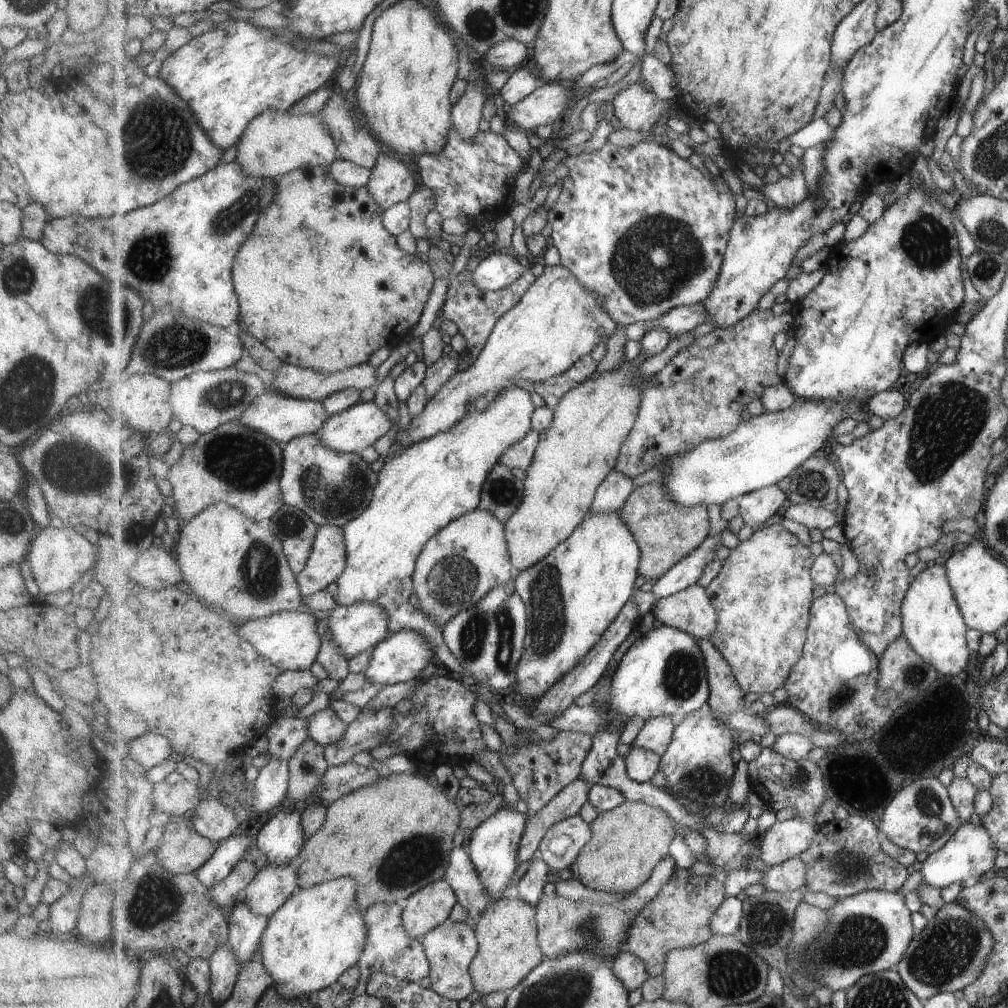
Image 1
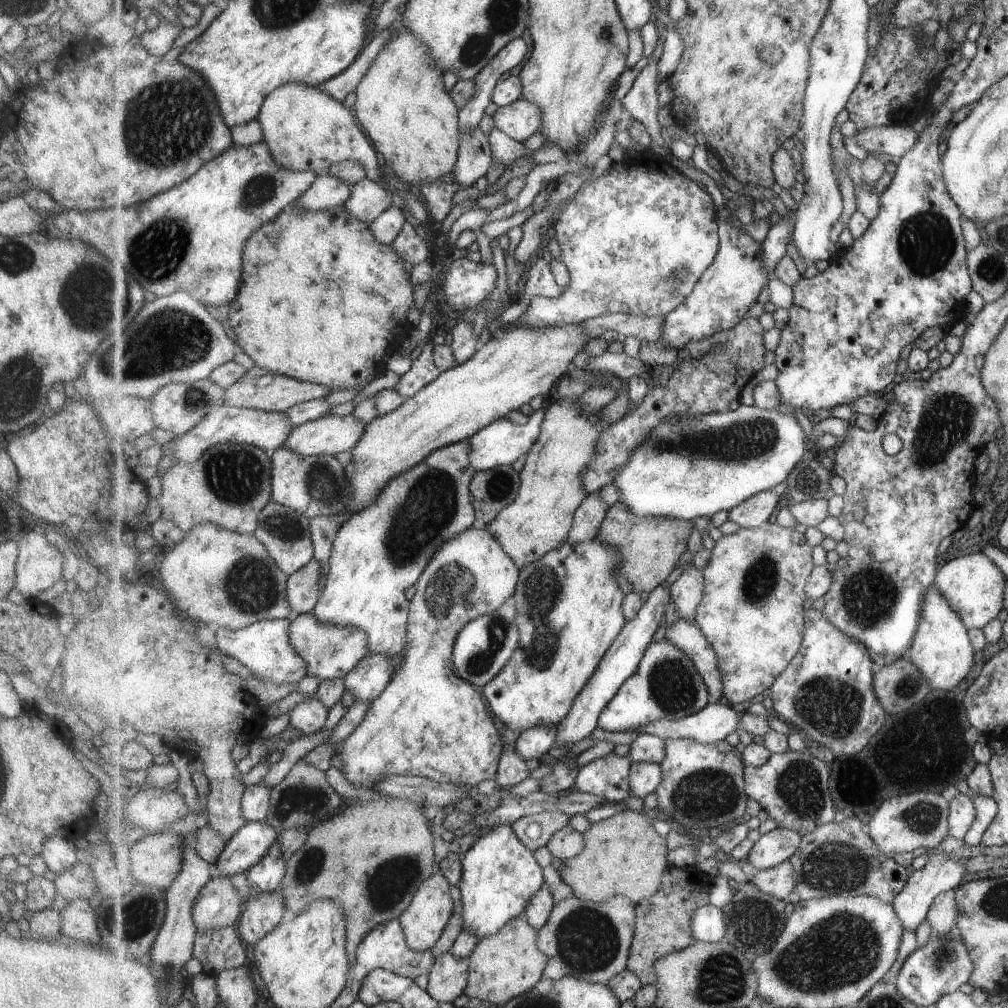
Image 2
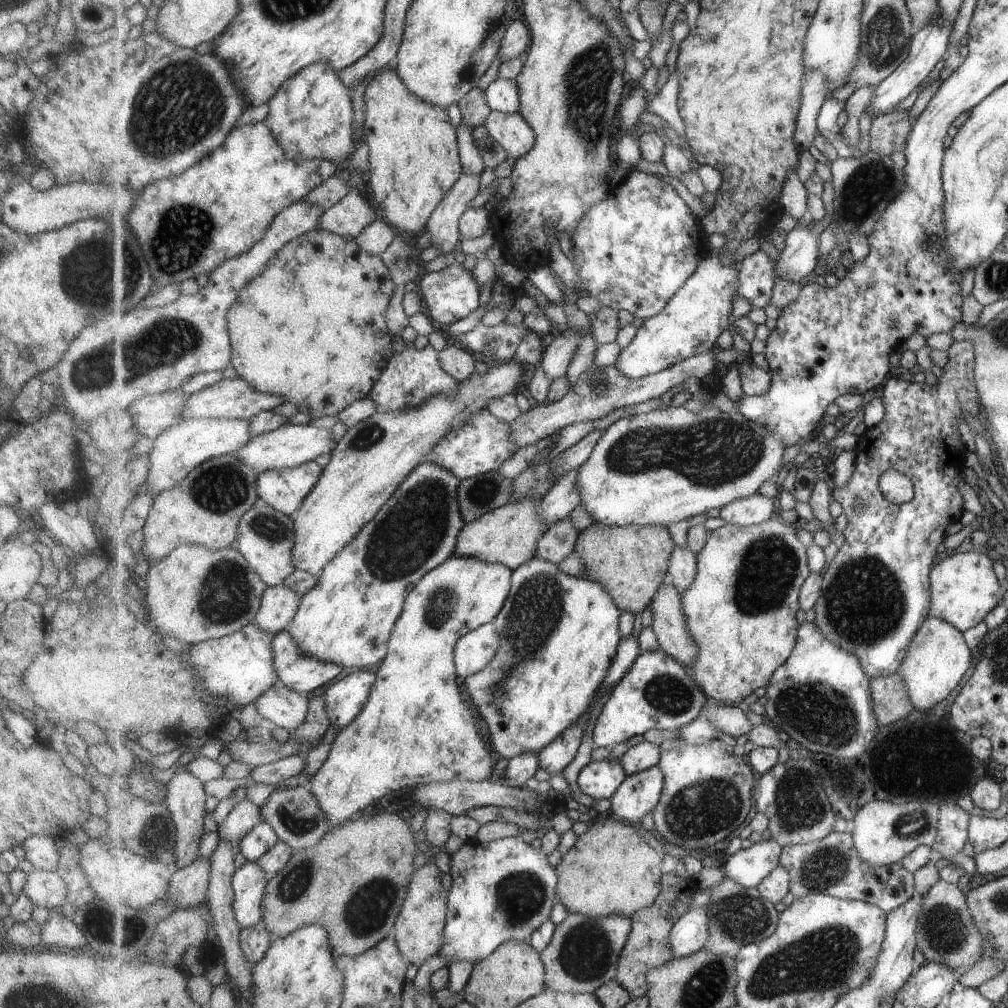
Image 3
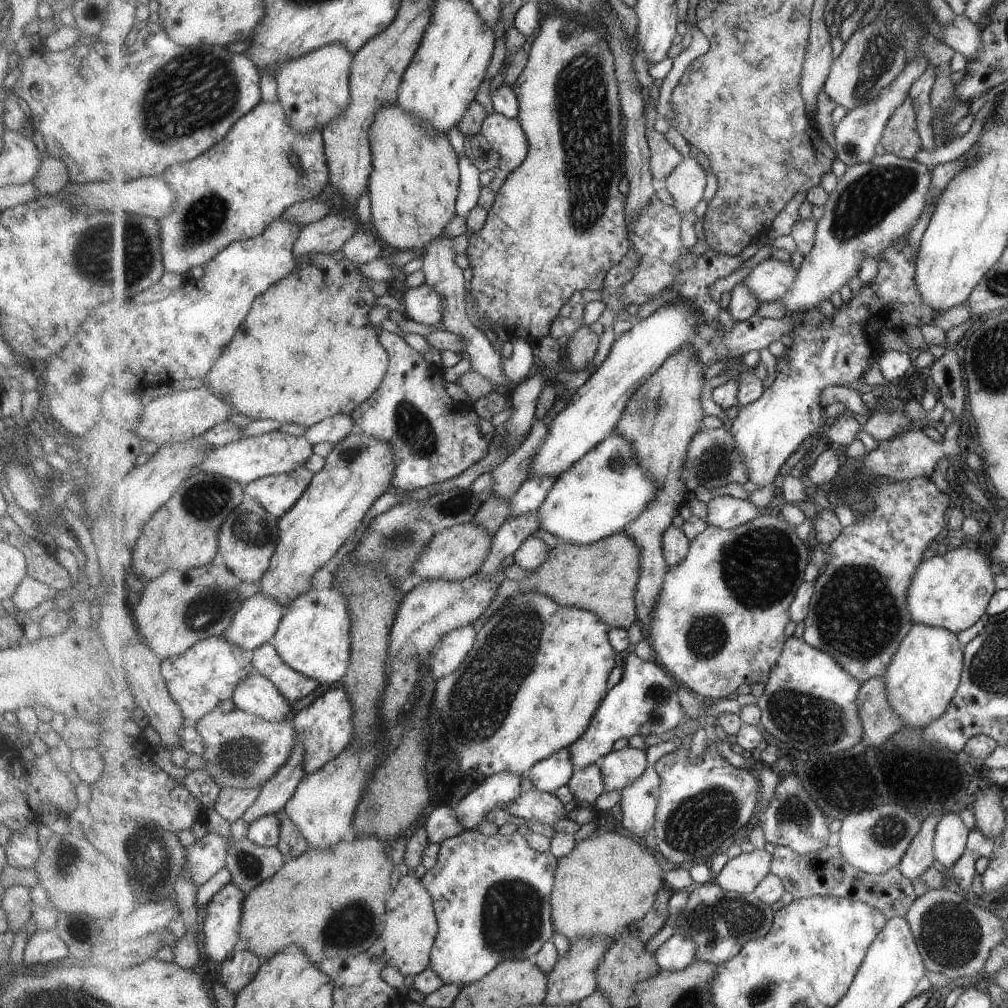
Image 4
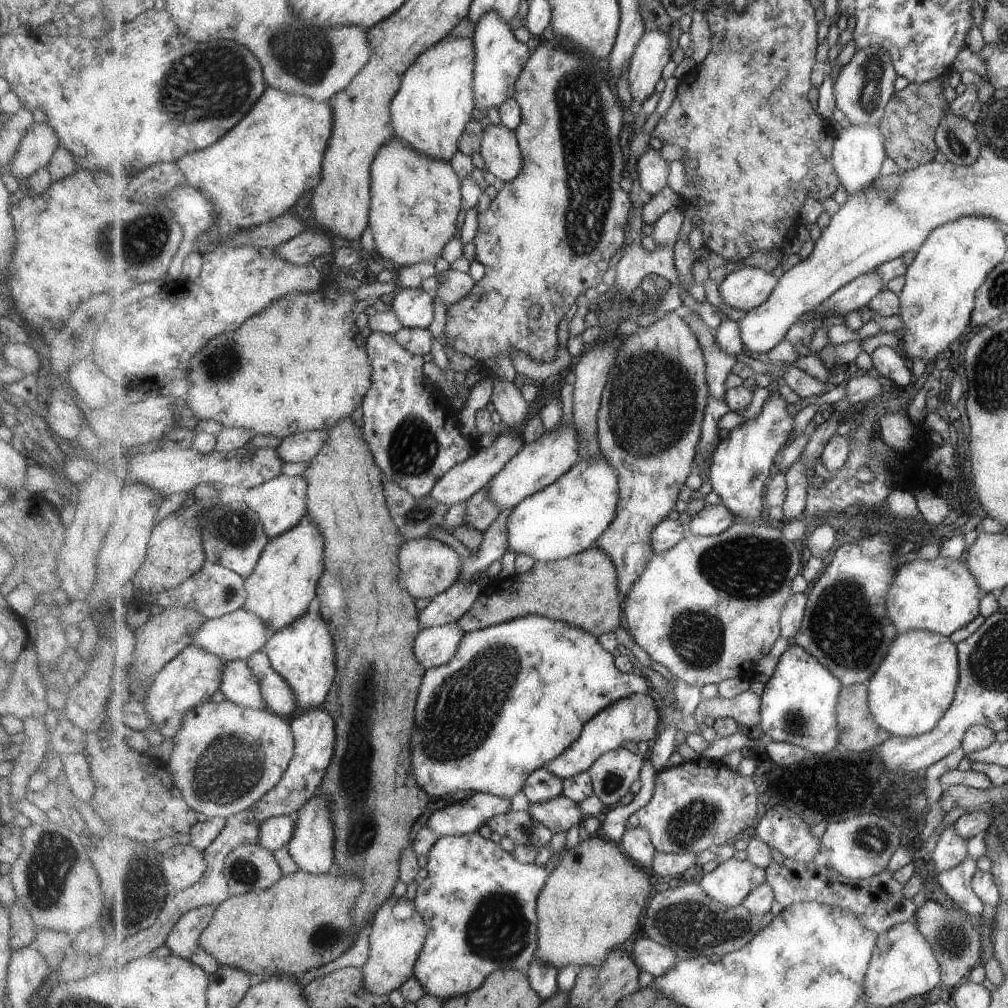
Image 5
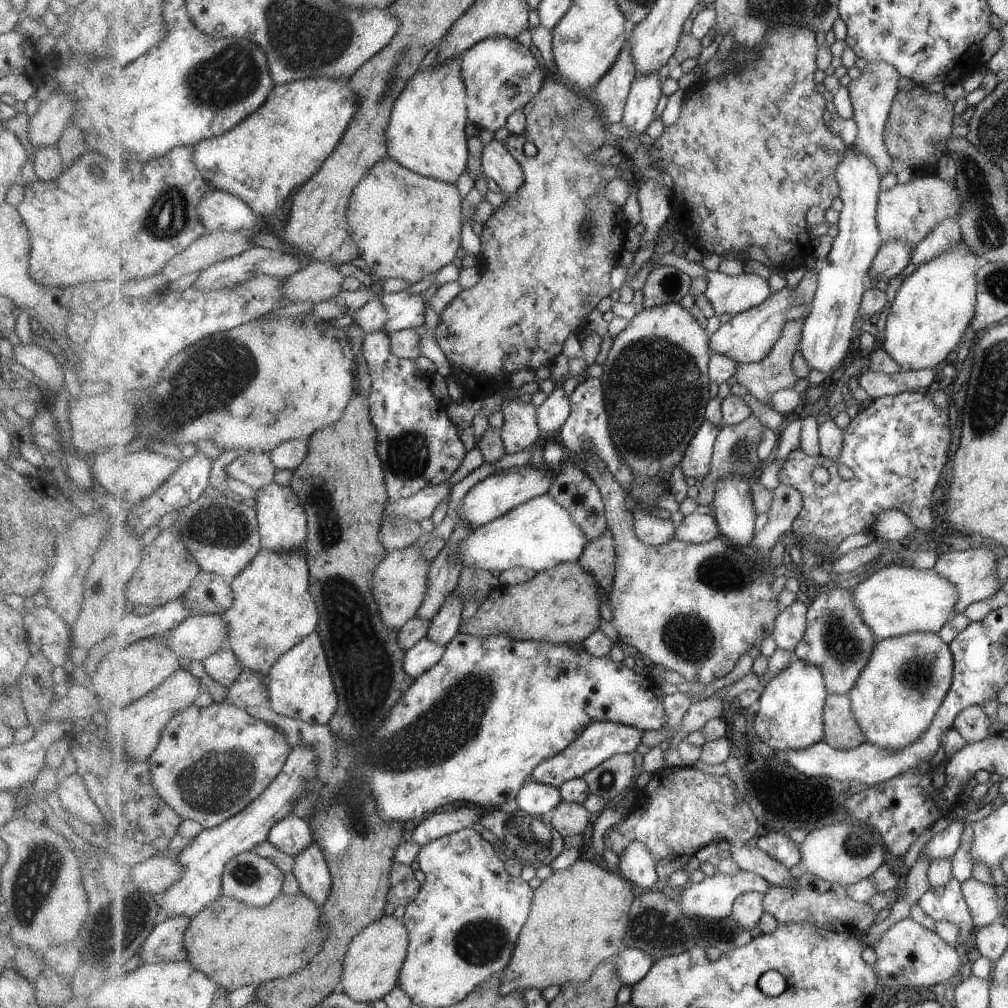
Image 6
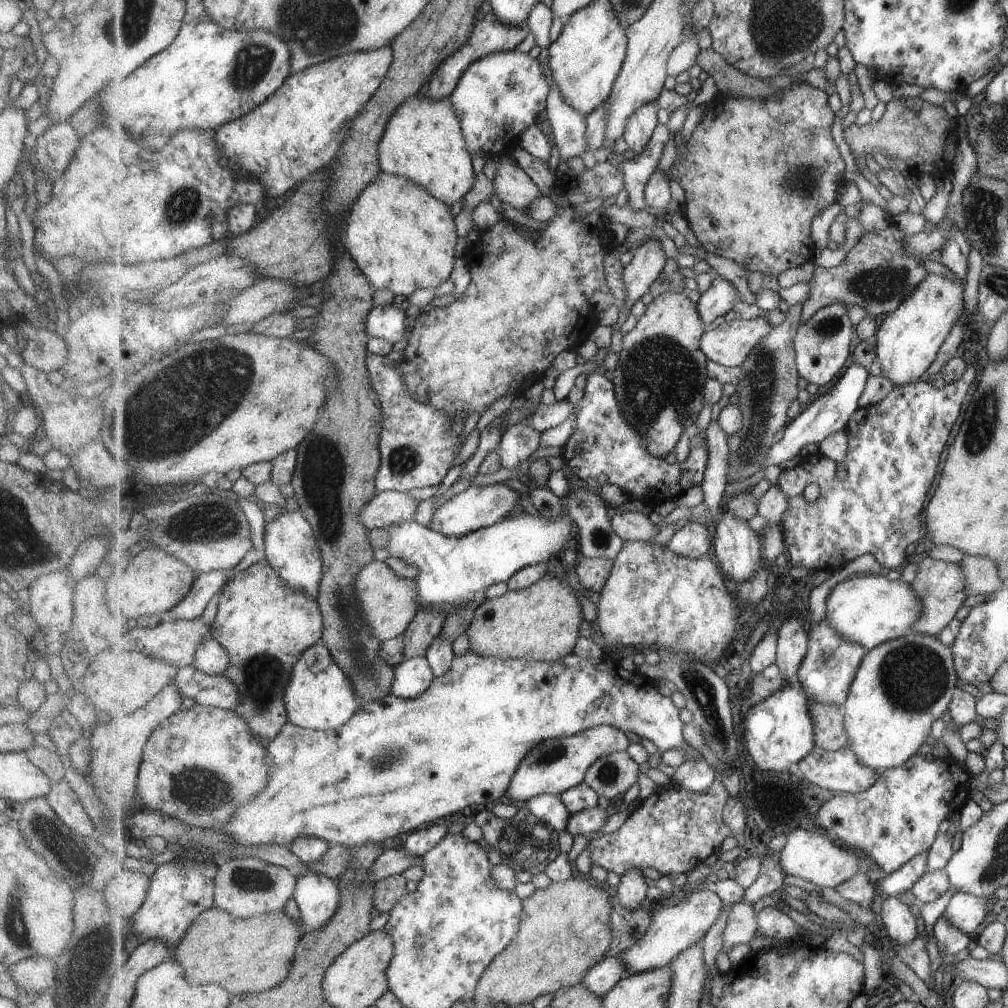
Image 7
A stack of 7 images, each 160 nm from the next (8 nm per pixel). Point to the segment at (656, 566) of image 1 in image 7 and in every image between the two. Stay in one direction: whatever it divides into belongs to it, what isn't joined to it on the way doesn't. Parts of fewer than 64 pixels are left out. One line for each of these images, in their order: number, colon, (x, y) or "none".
2: (651, 548)
3: (631, 562)
4: (603, 578)
5: (583, 590)
6: (562, 605)
7: (541, 622)

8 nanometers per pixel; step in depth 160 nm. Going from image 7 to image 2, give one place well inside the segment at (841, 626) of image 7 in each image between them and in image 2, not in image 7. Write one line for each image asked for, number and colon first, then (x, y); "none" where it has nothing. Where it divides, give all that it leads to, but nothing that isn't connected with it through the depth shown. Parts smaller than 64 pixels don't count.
2: (974, 585)
3: (964, 589)
4: (953, 591)
5: (942, 595)
6: (896, 600)

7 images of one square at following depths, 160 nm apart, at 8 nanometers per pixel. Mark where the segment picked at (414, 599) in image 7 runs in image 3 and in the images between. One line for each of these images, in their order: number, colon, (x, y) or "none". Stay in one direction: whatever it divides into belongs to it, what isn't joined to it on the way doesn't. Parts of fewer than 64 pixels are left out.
3: (510, 535)
4: (455, 554)
5: (427, 567)
6: (401, 583)

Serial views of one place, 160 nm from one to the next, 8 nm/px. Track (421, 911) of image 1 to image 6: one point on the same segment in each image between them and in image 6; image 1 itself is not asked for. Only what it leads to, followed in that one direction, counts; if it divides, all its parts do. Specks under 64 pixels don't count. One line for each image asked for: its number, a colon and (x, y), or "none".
2: (424, 921)
3: (419, 931)
4: (408, 937)
5: (396, 939)
6: (375, 959)

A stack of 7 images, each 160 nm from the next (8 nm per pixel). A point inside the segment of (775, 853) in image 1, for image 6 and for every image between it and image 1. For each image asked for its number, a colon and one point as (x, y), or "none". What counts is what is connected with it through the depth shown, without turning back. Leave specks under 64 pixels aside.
2: (778, 846)
3: (749, 867)
4: (743, 874)
5: (731, 882)
6: (713, 898)

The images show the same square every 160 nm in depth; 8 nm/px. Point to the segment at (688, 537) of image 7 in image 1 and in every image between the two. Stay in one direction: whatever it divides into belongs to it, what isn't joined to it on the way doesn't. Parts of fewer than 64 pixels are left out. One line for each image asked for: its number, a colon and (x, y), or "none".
1: (757, 507)
2: (754, 512)
3: (757, 509)
4: (725, 512)
5: (715, 518)
6: (694, 528)

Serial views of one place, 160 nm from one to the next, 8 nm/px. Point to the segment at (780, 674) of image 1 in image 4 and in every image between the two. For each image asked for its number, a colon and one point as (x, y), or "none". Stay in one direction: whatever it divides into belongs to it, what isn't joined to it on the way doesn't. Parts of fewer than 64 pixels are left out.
2: (753, 613)
3: (742, 643)
4: (719, 627)

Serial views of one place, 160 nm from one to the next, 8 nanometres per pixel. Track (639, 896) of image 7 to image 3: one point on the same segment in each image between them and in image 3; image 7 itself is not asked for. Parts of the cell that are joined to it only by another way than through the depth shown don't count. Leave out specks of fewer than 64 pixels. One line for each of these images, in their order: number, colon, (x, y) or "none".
3: (640, 793)
4: (639, 801)
5: (637, 843)
6: (637, 863)

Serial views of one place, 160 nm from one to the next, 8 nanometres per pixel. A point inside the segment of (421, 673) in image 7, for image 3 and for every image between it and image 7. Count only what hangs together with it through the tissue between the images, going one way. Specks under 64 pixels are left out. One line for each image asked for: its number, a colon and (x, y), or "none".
3: (472, 654)
4: (454, 648)
5: (435, 646)
6: (423, 655)

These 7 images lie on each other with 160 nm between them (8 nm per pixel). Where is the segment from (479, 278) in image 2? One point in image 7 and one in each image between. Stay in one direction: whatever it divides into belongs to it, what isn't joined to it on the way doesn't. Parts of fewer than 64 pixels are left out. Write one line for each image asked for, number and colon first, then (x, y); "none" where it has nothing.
3: (451, 294)
4: (423, 304)
5: (415, 308)
6: (406, 311)
7: (389, 322)

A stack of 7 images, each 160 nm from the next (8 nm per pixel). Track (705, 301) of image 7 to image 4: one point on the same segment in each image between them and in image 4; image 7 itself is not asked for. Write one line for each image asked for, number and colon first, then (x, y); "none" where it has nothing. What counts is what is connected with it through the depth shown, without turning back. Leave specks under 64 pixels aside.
4: (769, 281)
5: (748, 288)
6: (731, 294)

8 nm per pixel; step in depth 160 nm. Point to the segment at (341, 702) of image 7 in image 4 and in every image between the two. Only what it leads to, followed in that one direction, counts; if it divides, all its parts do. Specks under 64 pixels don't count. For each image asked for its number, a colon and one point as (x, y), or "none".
4: (314, 638)
5: (304, 654)
6: (302, 686)

